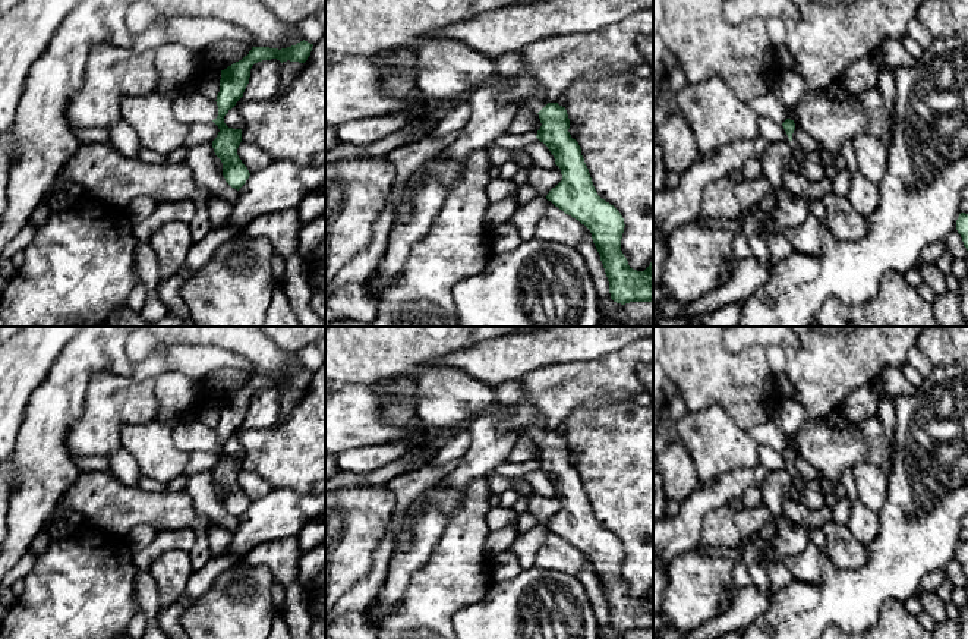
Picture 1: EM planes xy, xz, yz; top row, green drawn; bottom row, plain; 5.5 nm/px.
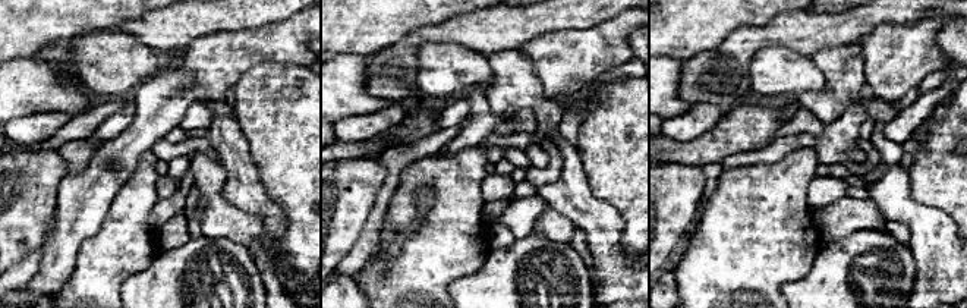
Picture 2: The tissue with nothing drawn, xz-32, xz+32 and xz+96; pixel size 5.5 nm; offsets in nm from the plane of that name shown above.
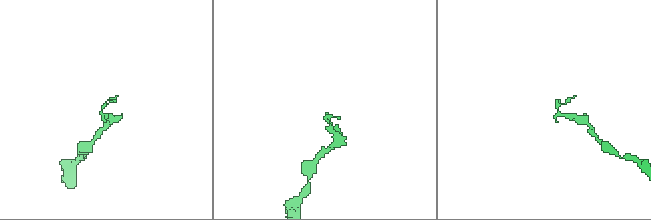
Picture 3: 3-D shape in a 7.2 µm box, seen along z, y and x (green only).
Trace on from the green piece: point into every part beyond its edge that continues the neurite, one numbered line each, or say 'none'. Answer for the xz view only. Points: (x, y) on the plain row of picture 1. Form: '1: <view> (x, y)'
1: xz (523, 418)

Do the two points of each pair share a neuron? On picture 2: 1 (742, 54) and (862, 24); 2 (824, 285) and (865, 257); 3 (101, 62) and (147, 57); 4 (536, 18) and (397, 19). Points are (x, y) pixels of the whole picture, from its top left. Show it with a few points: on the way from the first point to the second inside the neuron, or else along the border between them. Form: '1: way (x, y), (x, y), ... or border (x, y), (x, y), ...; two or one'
1: way (771, 34), (780, 31), (832, 30); one
2: way (834, 285), (854, 267); one
3: way (113, 62), (135, 62); one
4: border (462, 15), (415, 31); two

